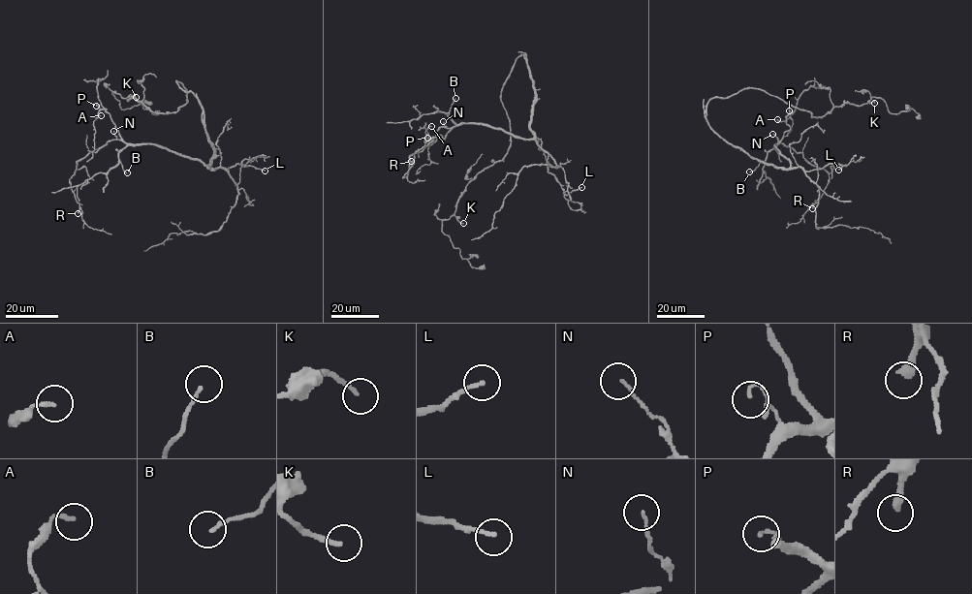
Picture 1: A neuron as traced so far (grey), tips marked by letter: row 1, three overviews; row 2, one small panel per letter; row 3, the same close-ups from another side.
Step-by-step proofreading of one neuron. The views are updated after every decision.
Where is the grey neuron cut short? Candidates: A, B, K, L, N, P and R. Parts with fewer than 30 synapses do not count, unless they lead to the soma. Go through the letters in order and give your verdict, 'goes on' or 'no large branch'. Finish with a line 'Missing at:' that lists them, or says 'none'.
A: no large branch
B: no large branch
K: no large branch
L: no large branch
N: no large branch
P: no large branch
R: no large branch
Missing at: none

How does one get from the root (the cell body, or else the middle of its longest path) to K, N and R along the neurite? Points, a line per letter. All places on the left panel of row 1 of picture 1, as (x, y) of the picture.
K: (208, 136), (200, 100), (179, 81), (187, 102), (175, 111), (155, 113), (135, 98), (125, 98), (136, 97)
N: (208, 136), (213, 150), (208, 169), (212, 169), (199, 161), (154, 144), (127, 144), (118, 140), (113, 131)
R: (208, 136), (212, 169), (154, 144), (109, 140), (77, 162), (70, 183), (78, 213)

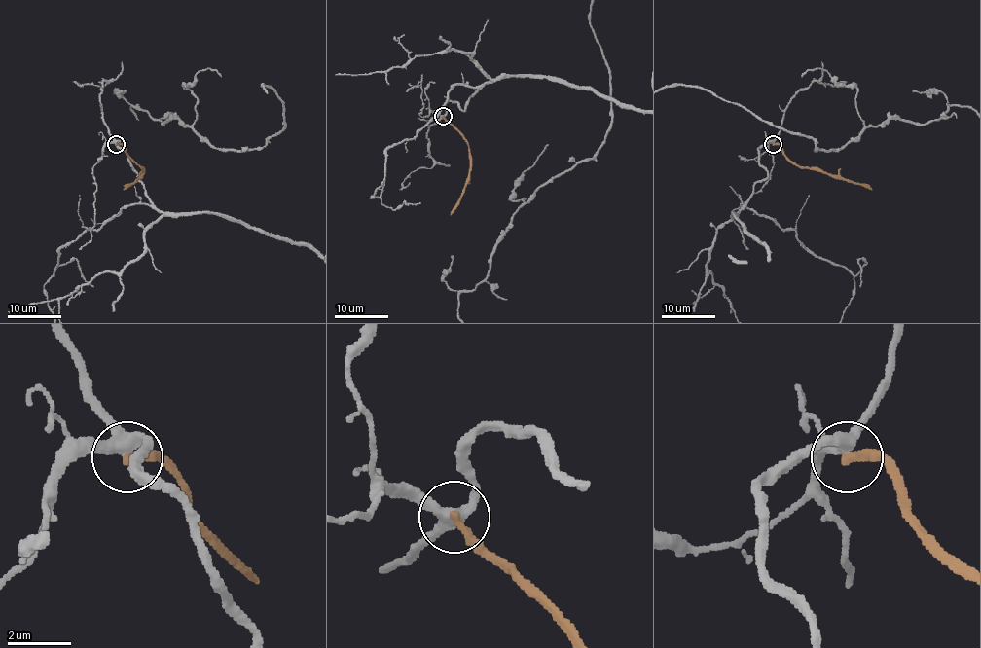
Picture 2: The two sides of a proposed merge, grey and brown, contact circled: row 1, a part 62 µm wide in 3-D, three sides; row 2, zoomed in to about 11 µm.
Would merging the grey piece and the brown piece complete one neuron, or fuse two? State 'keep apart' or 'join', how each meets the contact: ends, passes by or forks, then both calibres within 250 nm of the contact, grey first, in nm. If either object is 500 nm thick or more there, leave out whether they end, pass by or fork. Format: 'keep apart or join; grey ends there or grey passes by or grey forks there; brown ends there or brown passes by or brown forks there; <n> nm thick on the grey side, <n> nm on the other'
keep apart; grey forks there; brown ends there; 320 nm thick on the grey side, 280 nm on the other

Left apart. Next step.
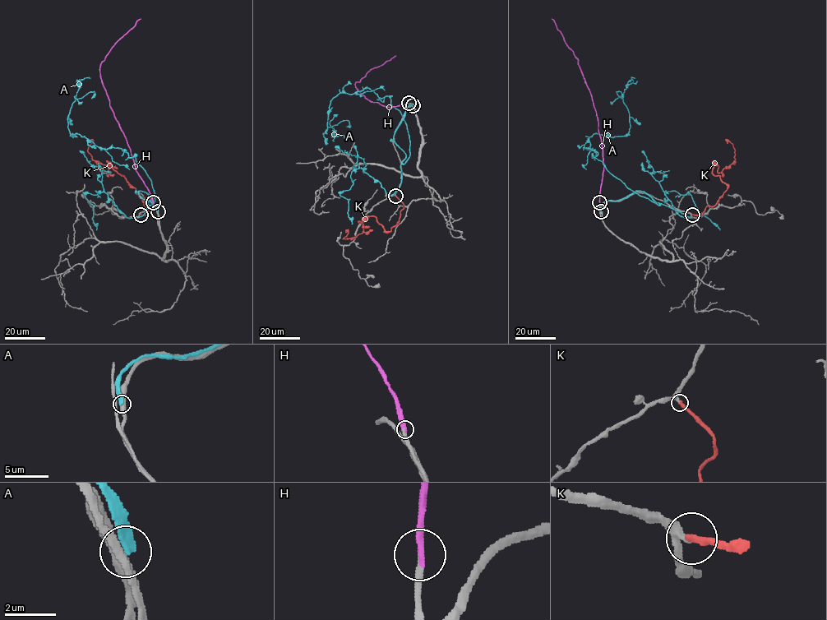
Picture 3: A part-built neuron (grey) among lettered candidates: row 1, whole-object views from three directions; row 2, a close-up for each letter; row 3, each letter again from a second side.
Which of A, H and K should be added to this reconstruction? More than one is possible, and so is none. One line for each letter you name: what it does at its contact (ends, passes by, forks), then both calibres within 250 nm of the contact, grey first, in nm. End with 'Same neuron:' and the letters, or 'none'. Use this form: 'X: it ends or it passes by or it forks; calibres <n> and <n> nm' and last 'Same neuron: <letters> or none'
H: it ends; calibres 240 and 280 nm
K: it ends; calibres 260 and 300 nm
Same neuron: H, K

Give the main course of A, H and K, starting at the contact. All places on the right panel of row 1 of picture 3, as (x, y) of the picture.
A: (601, 212), (639, 191), (660, 205), (584, 147), (594, 133), (629, 131), (622, 95), (635, 78)
H: (599, 202), (603, 170), (598, 119), (578, 60), (552, 19)
K: (692, 215), (713, 206), (727, 187), (712, 173), (713, 164), (719, 173), (735, 159), (733, 145), (726, 141)

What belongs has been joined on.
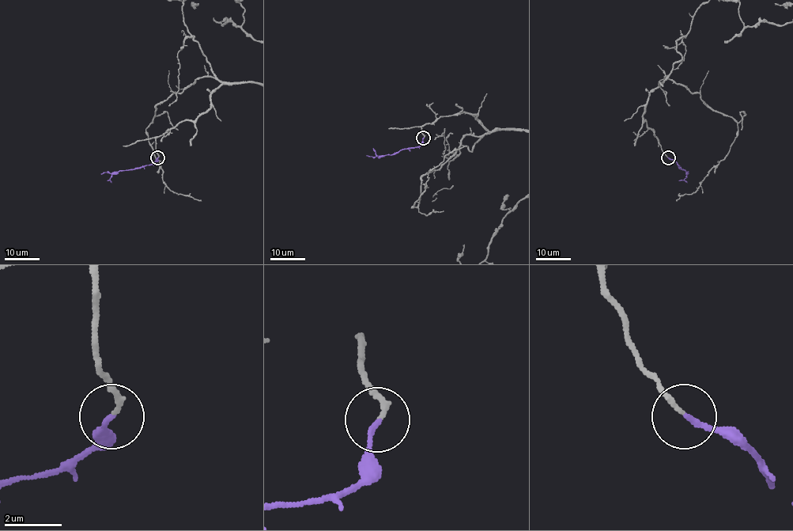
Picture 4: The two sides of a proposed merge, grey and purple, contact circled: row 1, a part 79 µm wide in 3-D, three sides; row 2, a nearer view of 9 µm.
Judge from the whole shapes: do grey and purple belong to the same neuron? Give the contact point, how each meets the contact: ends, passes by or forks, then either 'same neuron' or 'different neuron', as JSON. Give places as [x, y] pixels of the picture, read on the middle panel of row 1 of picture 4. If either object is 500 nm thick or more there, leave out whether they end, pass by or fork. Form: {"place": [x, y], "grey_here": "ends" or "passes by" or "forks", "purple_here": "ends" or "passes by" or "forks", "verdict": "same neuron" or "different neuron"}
{"place": [423, 138], "grey_here": "ends", "purple_here": "ends", "verdict": "same neuron"}

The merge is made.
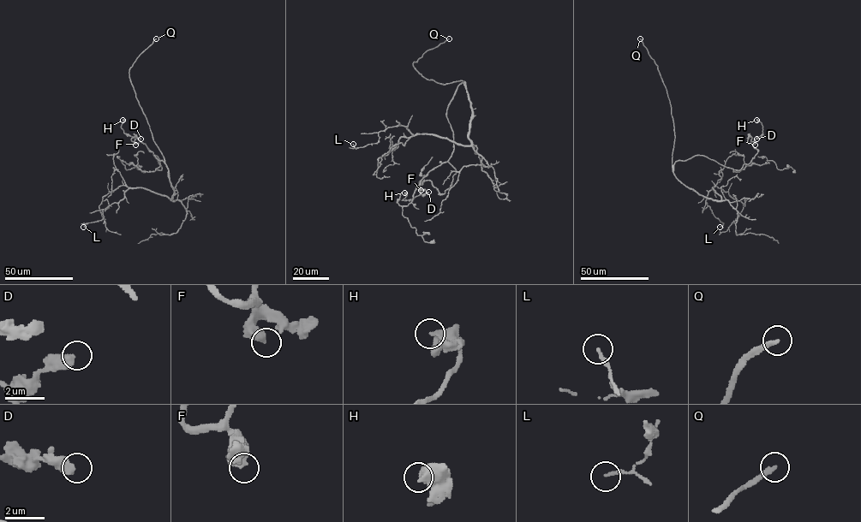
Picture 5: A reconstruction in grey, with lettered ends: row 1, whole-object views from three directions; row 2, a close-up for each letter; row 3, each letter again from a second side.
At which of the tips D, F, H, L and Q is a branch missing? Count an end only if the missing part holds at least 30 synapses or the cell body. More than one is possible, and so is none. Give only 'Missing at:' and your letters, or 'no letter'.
Missing at: Q

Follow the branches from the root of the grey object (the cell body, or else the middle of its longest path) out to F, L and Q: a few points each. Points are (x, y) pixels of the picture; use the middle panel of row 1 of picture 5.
F: (466, 88), (457, 86), (446, 111), (451, 184), (440, 193), (425, 180), (415, 185), (421, 190)
L: (466, 88), (469, 145), (414, 135), (400, 125), (379, 131), (375, 144), (353, 144)
Q: (466, 88), (465, 82), (461, 80), (444, 85), (427, 80), (413, 66), (413, 62), (427, 50), (449, 38)

